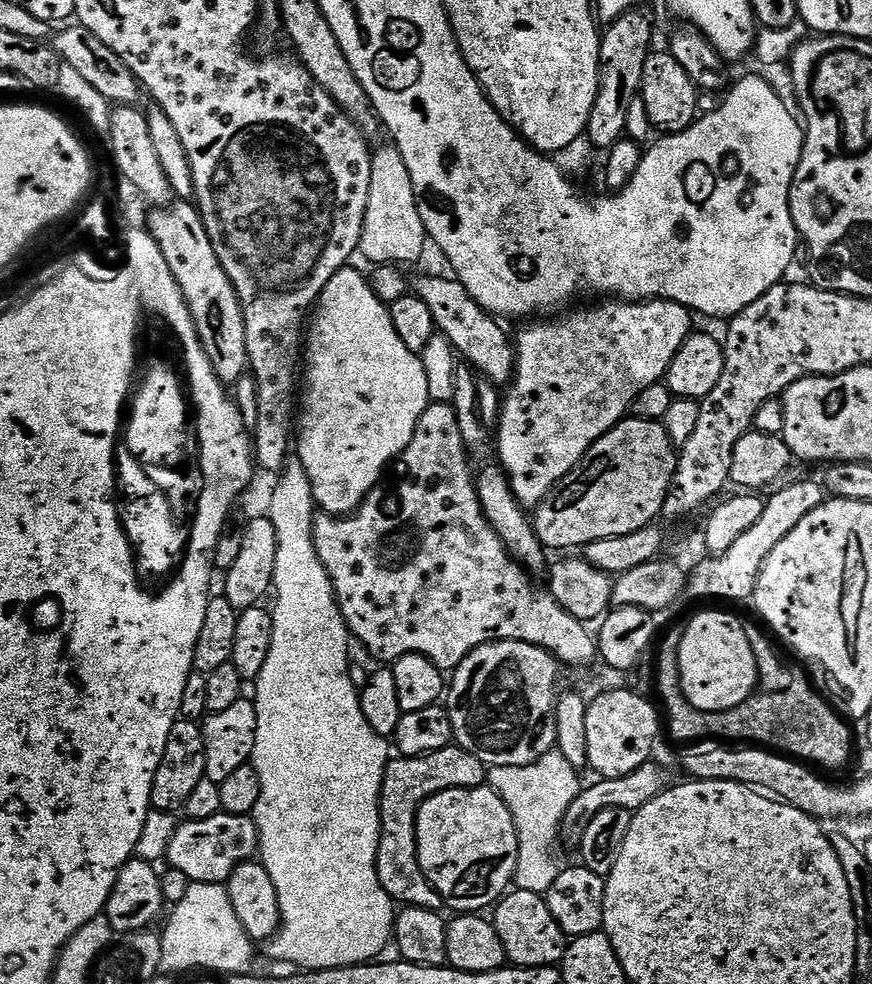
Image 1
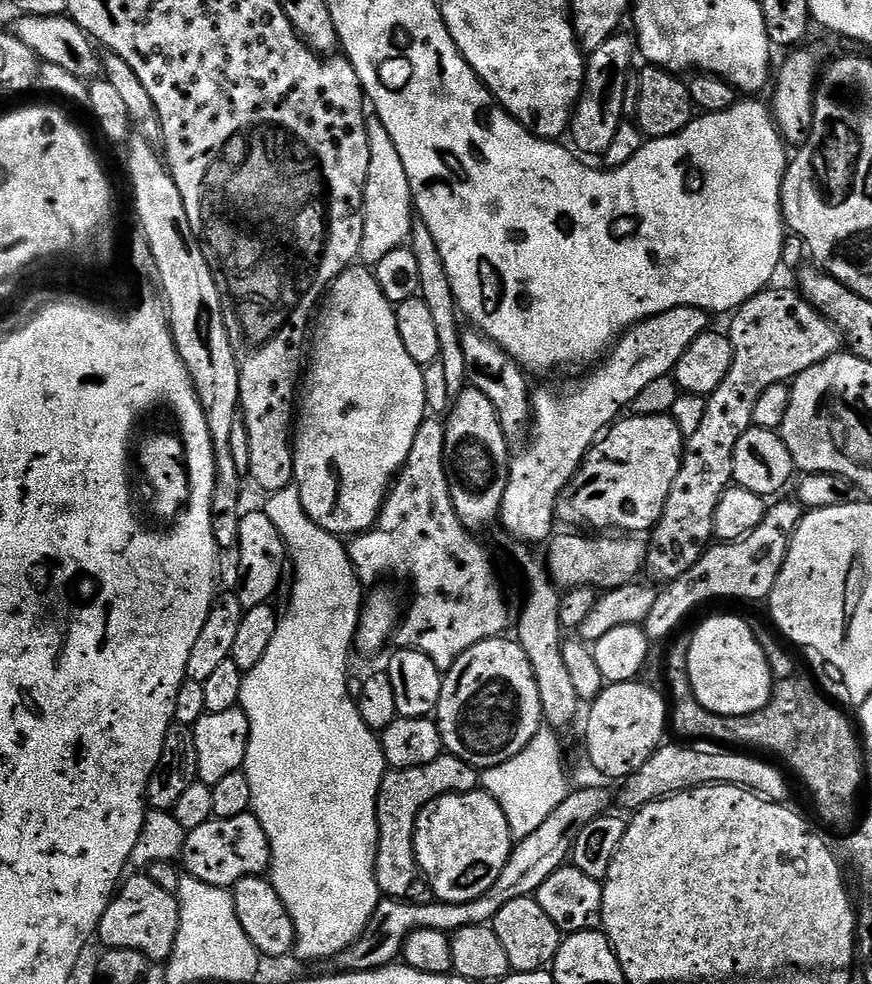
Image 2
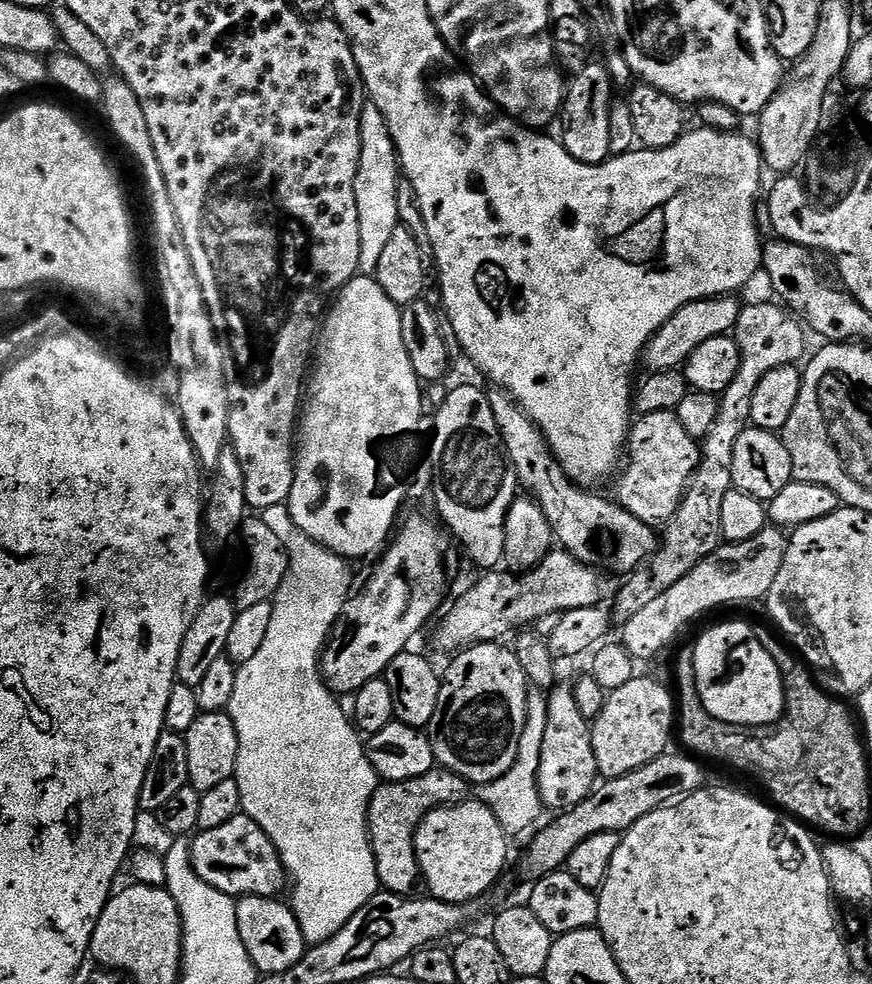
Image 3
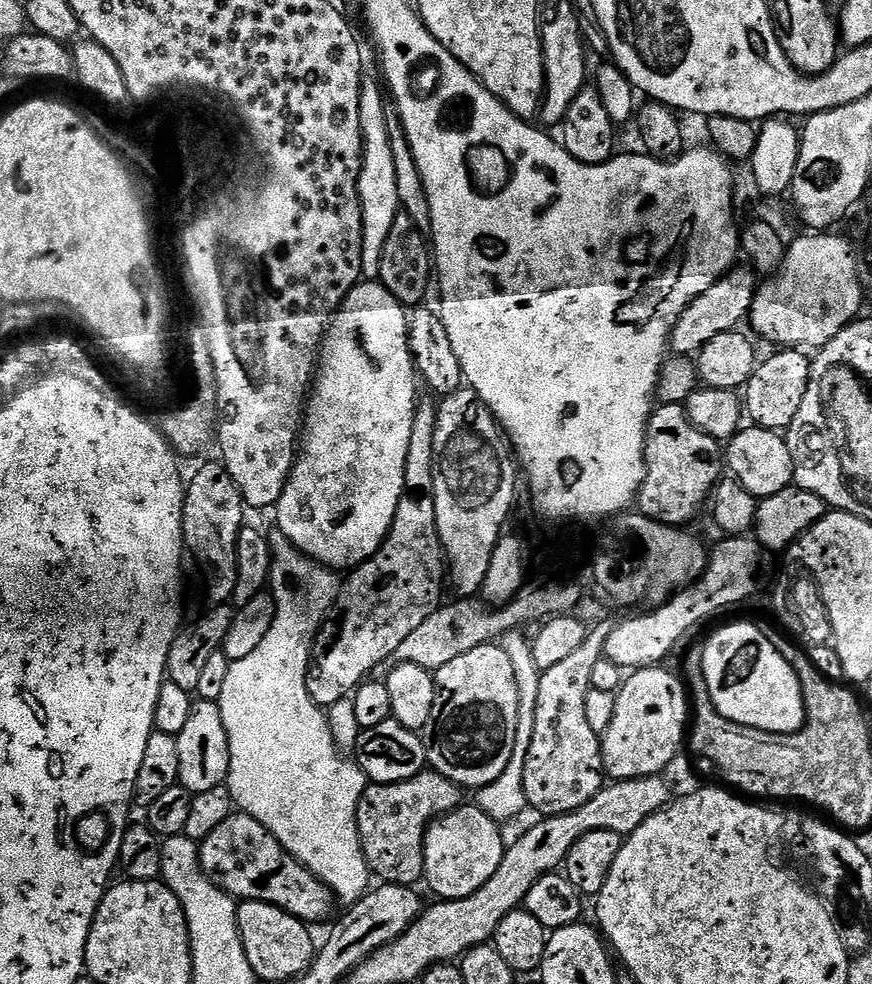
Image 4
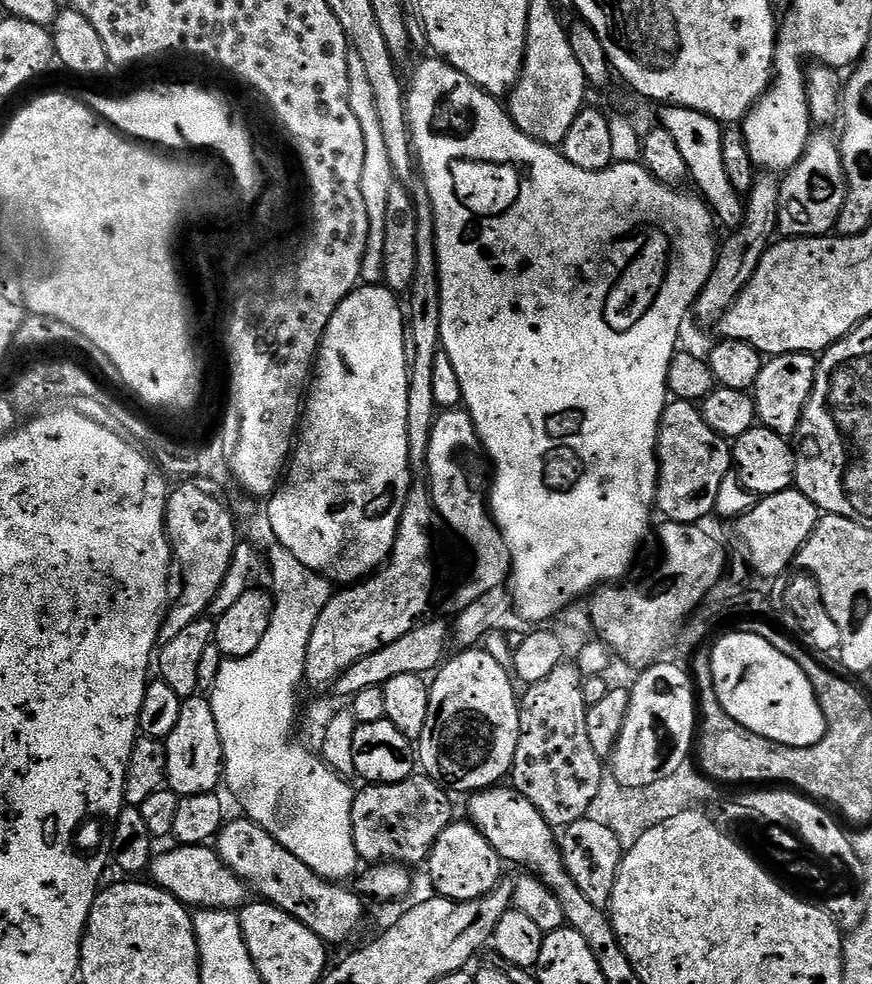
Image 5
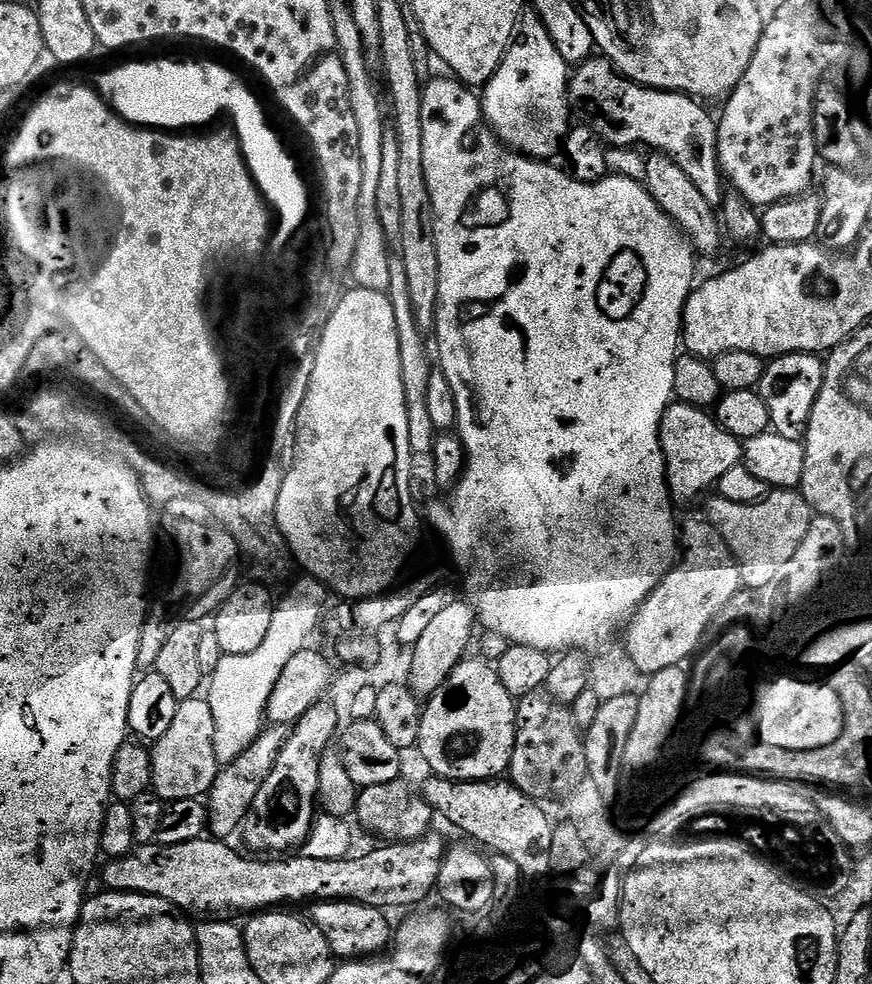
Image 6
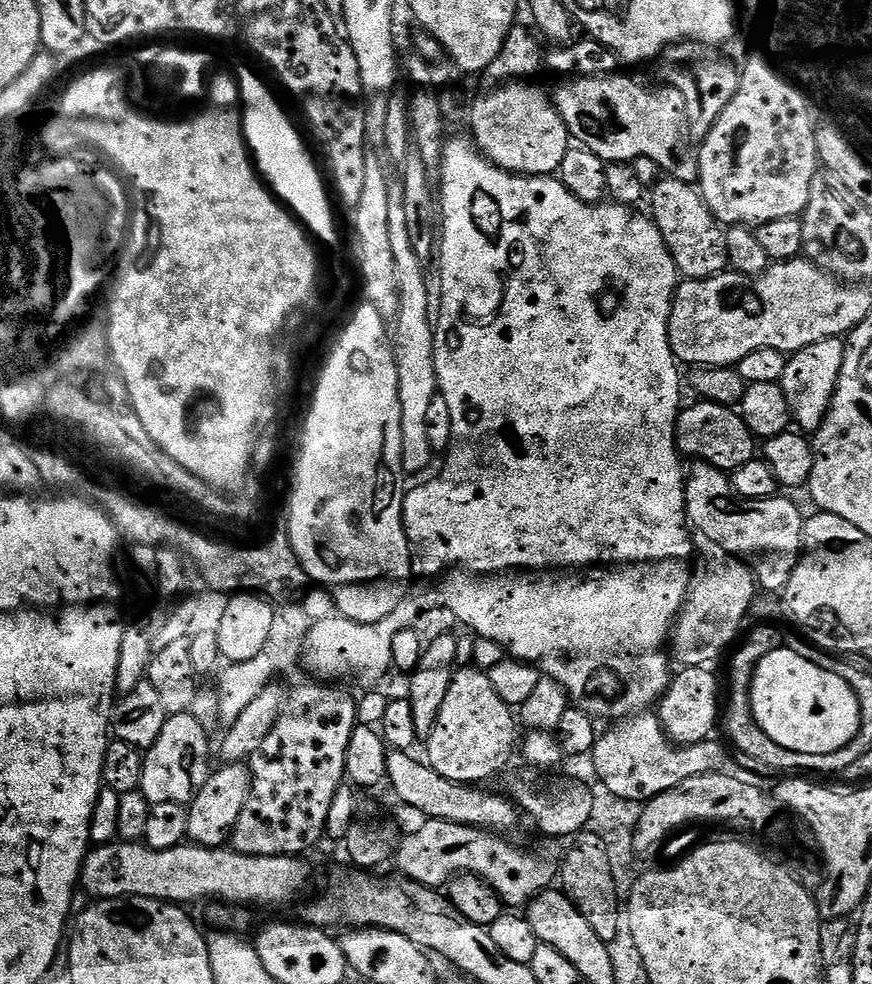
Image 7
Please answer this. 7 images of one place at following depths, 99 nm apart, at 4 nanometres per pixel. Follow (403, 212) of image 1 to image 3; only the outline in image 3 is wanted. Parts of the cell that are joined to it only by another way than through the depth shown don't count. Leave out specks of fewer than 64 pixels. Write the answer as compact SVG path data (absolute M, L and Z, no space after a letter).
M365 103L362 110L360 133L362 142L360 143L360 161L356 179L358 230L362 234L360 272L372 274L376 271L382 249L390 242L390 234L394 234L394 230L401 227L398 214L398 186L402 179L402 169L392 135L386 126L386 118L382 114L382 110L378 110L376 104Z

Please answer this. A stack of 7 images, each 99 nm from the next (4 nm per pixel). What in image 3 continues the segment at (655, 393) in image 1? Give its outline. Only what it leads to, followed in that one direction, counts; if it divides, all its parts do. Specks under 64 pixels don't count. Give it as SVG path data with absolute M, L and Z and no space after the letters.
M731 335L709 338L708 341L702 342L702 346L698 346L698 350L694 350L694 354L690 354L688 361L682 365L682 371L667 368L661 372L652 372L644 381L643 379L639 381L634 392L635 415L642 417L659 412L675 412L676 407L682 402L682 398L686 398L690 389L713 394L724 392L726 386L734 382L734 374L738 374L739 365L740 348Z

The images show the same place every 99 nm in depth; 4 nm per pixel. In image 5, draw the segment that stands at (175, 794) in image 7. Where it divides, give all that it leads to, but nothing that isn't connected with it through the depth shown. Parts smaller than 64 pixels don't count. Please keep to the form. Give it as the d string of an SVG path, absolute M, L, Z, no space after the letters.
M197 694L187 697L181 703L178 726L174 726L166 741L166 770L167 787L181 798L216 792L221 787L224 755L218 734L218 722L214 722L211 699Z

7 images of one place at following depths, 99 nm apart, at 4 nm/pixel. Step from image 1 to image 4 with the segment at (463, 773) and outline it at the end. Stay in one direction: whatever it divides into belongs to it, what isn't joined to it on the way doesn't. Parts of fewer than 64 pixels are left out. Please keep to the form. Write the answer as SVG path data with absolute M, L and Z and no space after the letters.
M431 770L422 771L414 778L393 784L369 783L358 802L356 815L360 845L368 863L369 873L373 877L381 876L379 879L386 884L419 885L424 880L424 836L429 826L438 817L461 807L465 803L464 796L465 789L459 784L450 782L450 778Z

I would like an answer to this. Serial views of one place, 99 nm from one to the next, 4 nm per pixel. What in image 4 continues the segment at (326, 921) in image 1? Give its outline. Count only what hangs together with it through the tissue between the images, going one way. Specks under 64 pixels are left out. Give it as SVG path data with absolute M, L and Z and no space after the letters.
M278 530L273 531L268 536L268 545L272 547L272 575L270 577L270 591L272 597L276 599L276 613L274 614L274 626L270 626L266 638L262 638L262 642L258 646L258 650L254 650L254 654L249 654L241 660L233 660L230 666L230 674L226 674L226 683L222 689L222 694L218 701L222 710L222 722L226 726L226 734L230 742L230 770L228 771L228 779L226 787L232 795L232 803L245 816L252 816L258 822L262 822L262 826L266 826L270 830L270 834L274 834L274 838L283 848L293 856L298 862L302 862L305 866L316 875L322 883L324 883L337 898L341 905L351 906L357 904L364 893L369 891L370 873L368 871L368 863L364 857L364 851L360 845L360 835L358 834L358 826L356 825L356 815L358 814L358 802L362 798L365 788L368 787L370 781L365 776L364 771L356 765L355 759L346 757L340 753L340 748L336 745L336 736L332 733L332 728L328 725L325 709L315 704L310 698L310 694L306 690L306 682L308 681L308 662L312 645L315 641L316 634L320 630L321 624L324 623L325 616L332 611L332 605L336 603L338 595L338 580L336 584L337 573L331 568L324 567L323 564L317 564L303 552L290 542L290 538L286 538L286 534L282 534Z

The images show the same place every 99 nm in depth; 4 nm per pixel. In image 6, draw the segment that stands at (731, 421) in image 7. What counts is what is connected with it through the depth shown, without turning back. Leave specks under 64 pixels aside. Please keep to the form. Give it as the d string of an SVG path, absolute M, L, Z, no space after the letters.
M692 402L669 404L661 428L665 459L668 462L668 489L677 501L692 500L702 495L707 488L715 489L726 470L742 463L740 437L728 432L711 411L703 412L694 405Z

